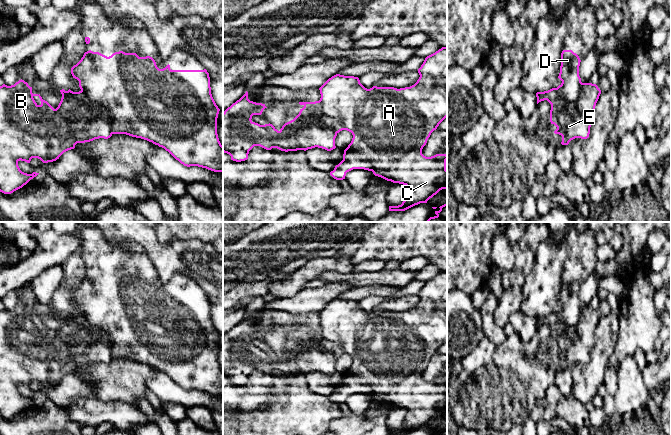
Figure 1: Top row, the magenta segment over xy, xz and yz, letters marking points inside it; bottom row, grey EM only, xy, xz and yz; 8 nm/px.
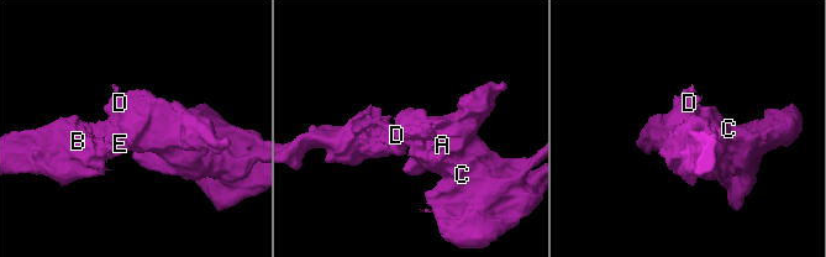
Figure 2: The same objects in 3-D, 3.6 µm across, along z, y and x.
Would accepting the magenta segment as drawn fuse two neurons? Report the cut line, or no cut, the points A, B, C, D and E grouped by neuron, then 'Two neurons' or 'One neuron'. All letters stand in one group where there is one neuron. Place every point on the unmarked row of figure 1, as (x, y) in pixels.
Split along xy (81, 314), (90, 323), (99, 327), (107, 336), (112, 357). Groups: A C D / B E. Two neurons

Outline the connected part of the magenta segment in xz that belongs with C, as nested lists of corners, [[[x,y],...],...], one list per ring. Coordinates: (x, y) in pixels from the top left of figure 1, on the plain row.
[[[447,270],[427,280],[418,297],[420,301],[414,309],[400,313],[377,310],[367,313],[358,301],[340,298],[332,300],[319,312],[320,349],[332,353],[335,357],[347,354],[353,359],[351,367],[344,374],[343,384],[335,390],[330,399],[336,404],[343,404],[347,396],[364,393],[387,405],[406,409],[408,414],[404,425],[401,429],[389,430],[389,435],[405,435],[420,427],[427,427],[440,414],[447,413],[447,379],[426,381],[422,378],[431,357],[447,341]]]

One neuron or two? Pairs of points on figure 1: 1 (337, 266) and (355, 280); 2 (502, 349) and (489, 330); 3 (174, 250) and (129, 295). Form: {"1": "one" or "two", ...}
{"1": "two", "2": "two", "3": "two"}

